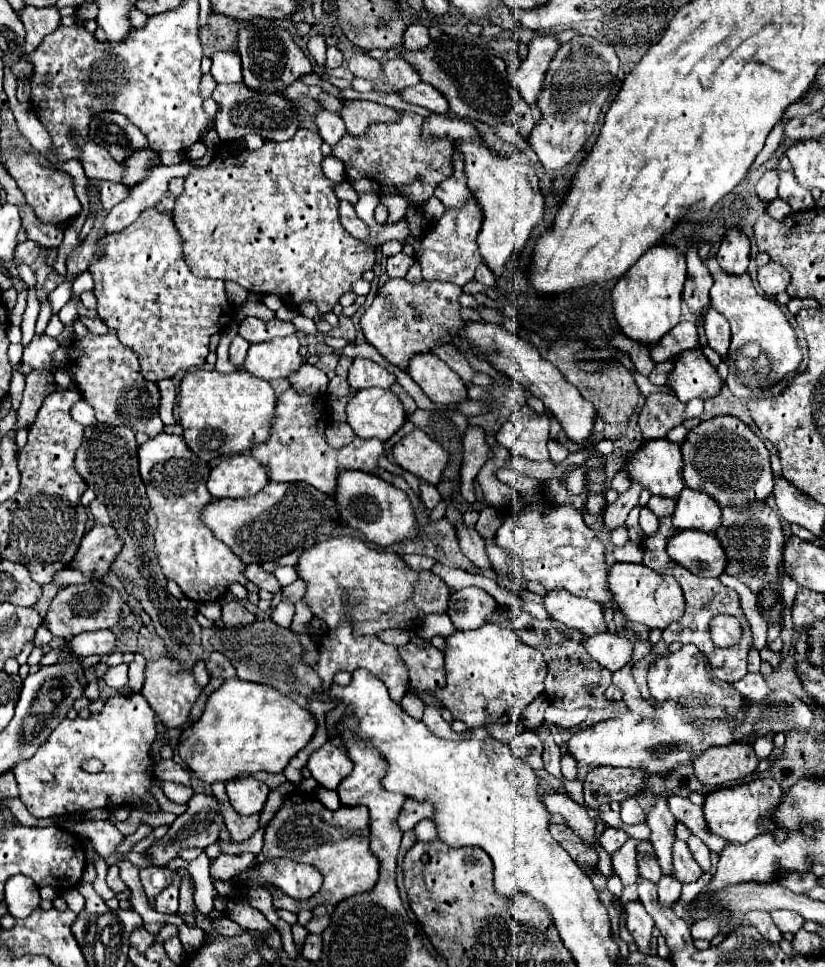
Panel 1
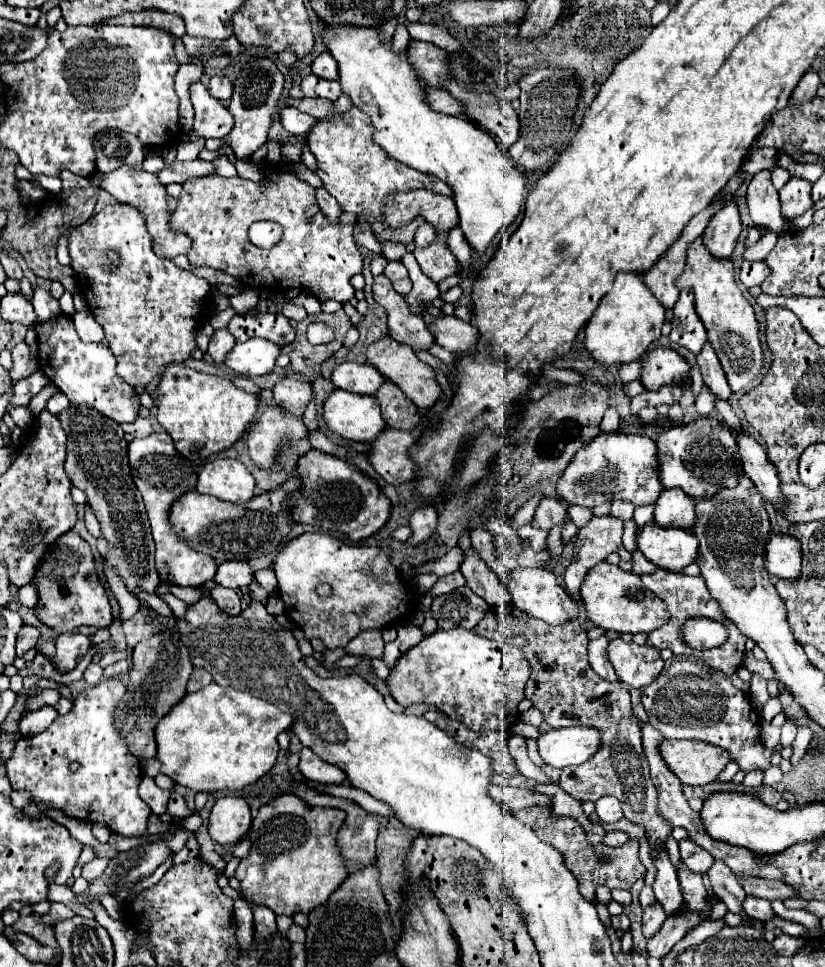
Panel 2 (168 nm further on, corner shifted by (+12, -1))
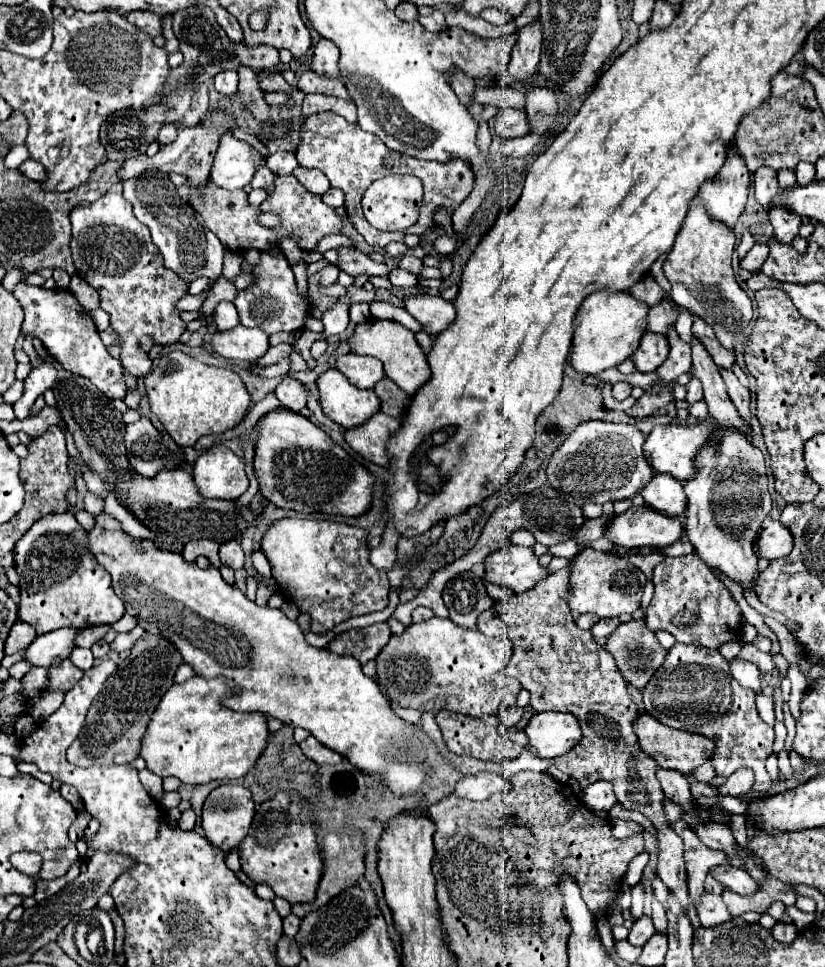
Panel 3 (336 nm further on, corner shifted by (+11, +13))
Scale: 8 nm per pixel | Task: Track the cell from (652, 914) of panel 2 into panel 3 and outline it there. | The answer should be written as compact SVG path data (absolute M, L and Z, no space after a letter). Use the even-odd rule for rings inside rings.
M639 918L635 924L633 924L633 928L629 930L629 942L633 944L633 946L643 946L647 940L649 940L649 936L653 936L653 932L655 932L655 926L653 926L653 920L651 918Z

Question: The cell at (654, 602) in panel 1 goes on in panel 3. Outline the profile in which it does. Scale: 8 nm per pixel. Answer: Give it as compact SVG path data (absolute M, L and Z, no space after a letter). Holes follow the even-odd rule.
M593 548L581 550L575 560L571 562L571 610L577 614L597 614L599 618L619 618L621 614L633 614L641 606L643 588L647 584L647 576L633 564L629 564L625 558L613 554L613 552L599 552Z

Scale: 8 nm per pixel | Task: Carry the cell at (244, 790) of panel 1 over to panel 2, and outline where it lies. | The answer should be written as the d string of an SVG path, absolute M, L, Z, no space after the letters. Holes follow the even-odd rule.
M218 798L210 812L208 834L214 842L230 846L246 836L250 822L250 806L244 798Z

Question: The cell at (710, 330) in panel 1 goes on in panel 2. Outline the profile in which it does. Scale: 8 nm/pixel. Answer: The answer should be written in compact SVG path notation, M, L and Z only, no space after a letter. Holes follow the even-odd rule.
M710 342L702 348L702 352L698 354L698 366L700 366L700 372L702 372L702 380L704 384L722 400L728 400L732 396L732 390L726 382L726 376L724 376L724 370L716 358L716 352L712 350Z

